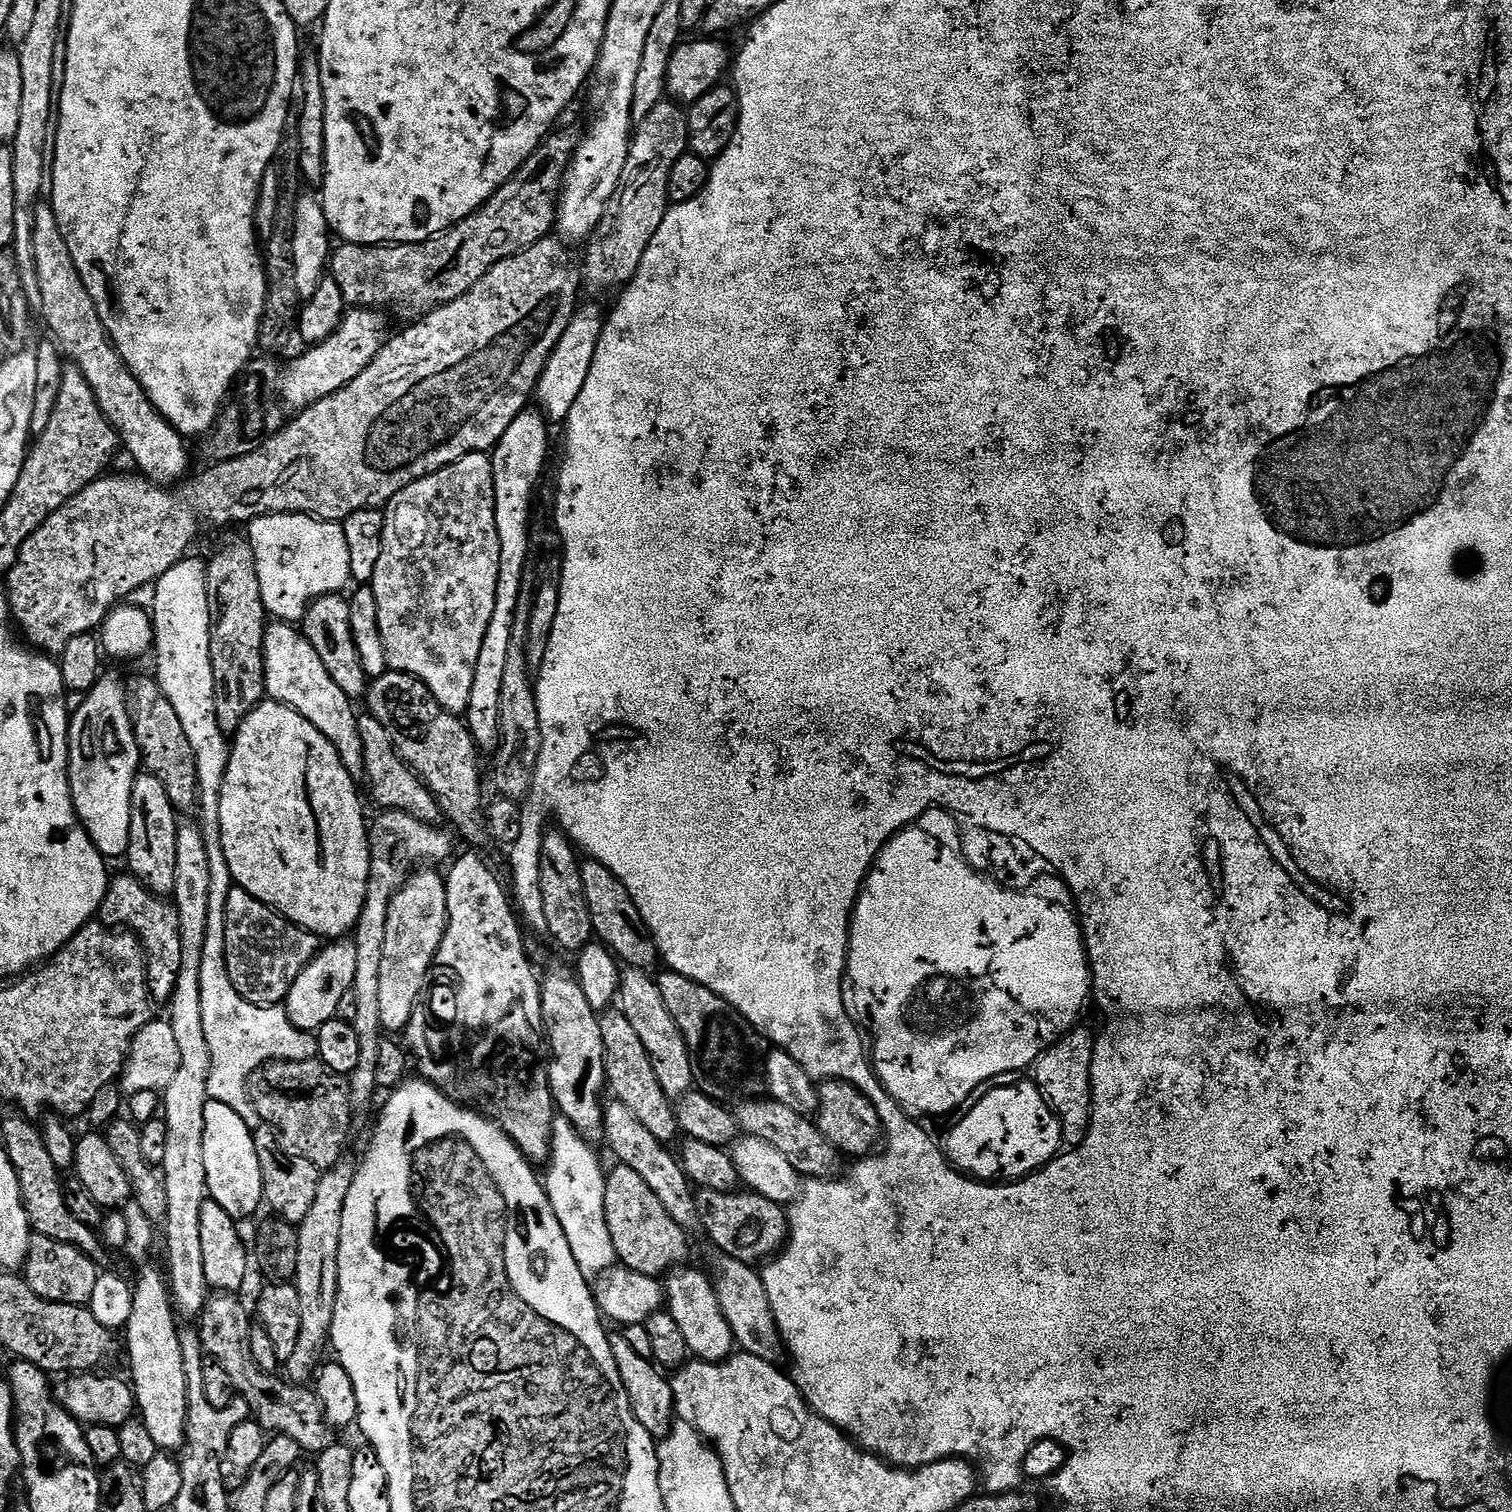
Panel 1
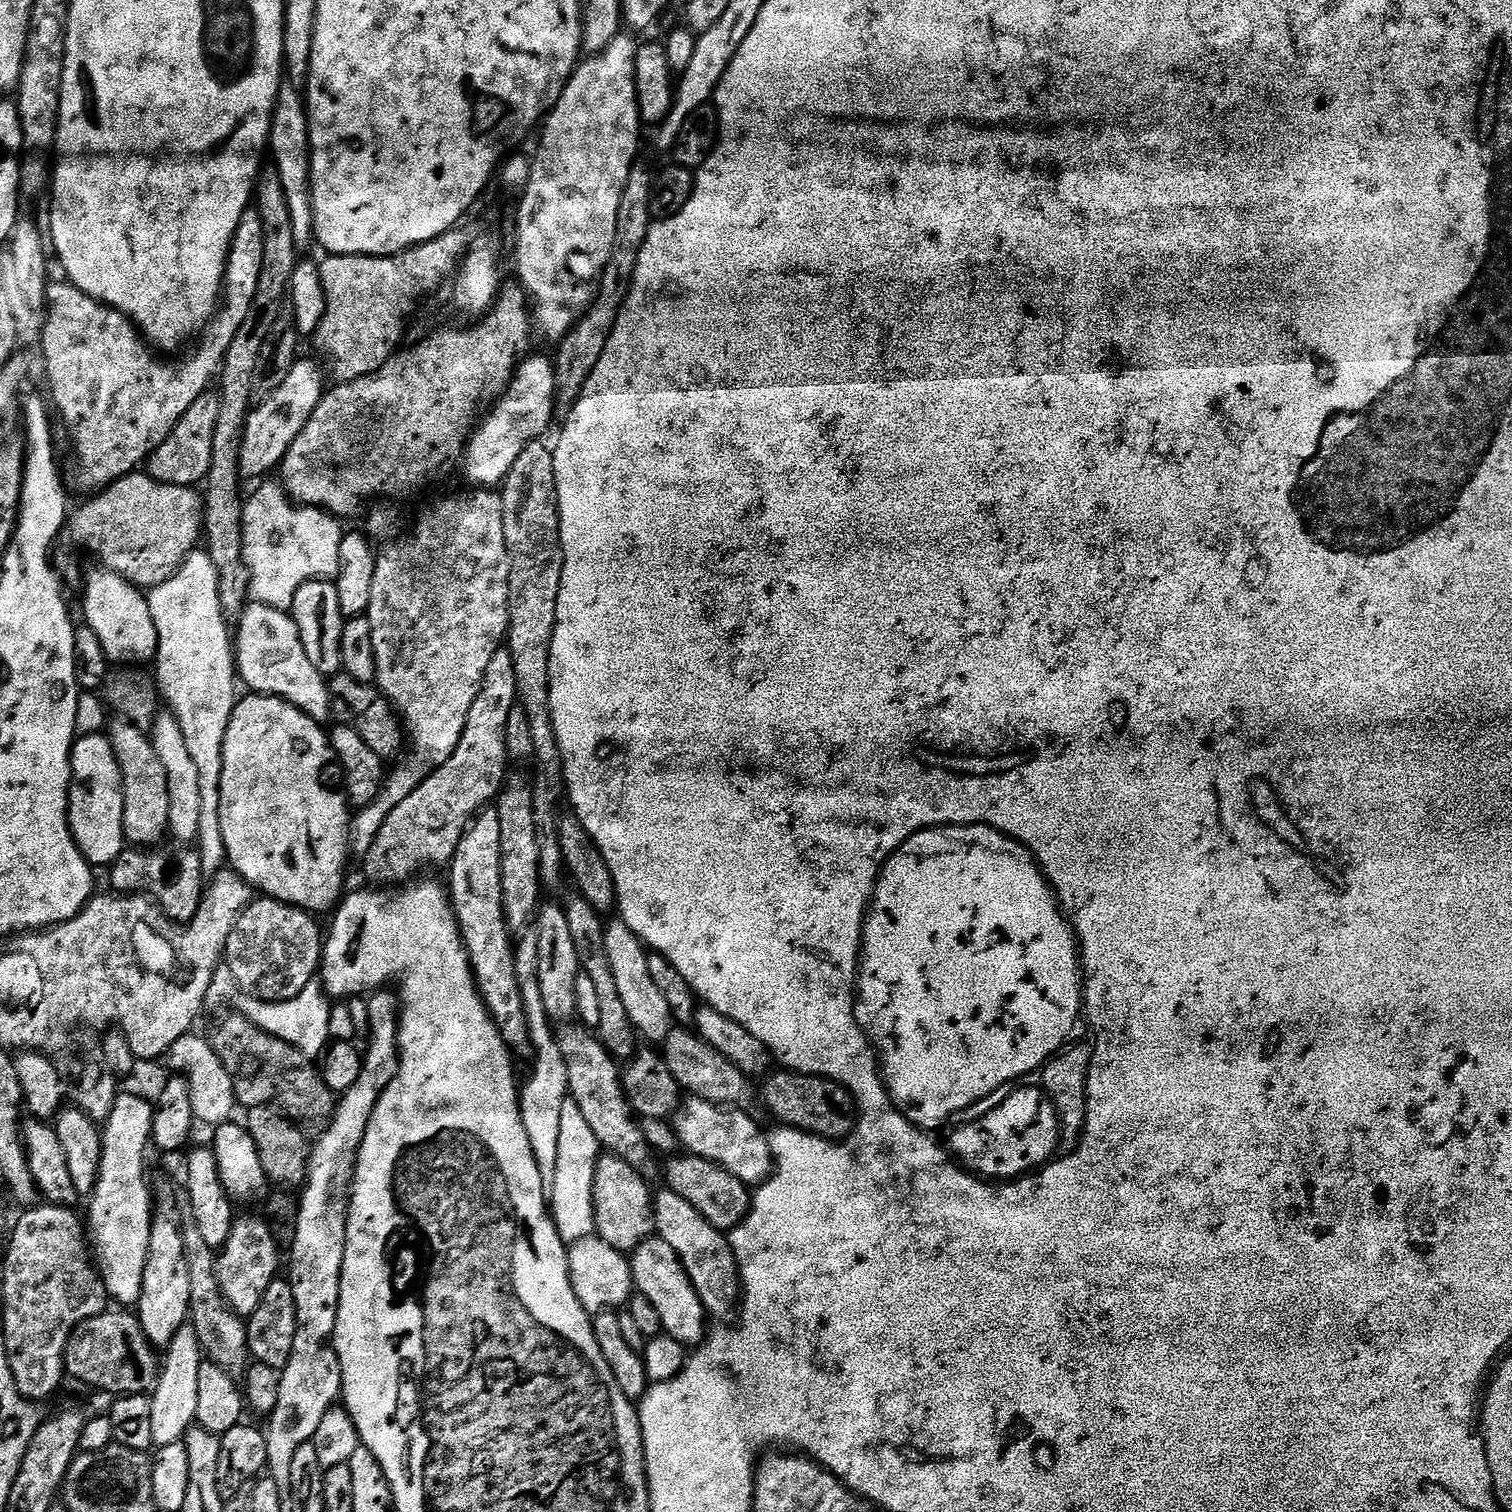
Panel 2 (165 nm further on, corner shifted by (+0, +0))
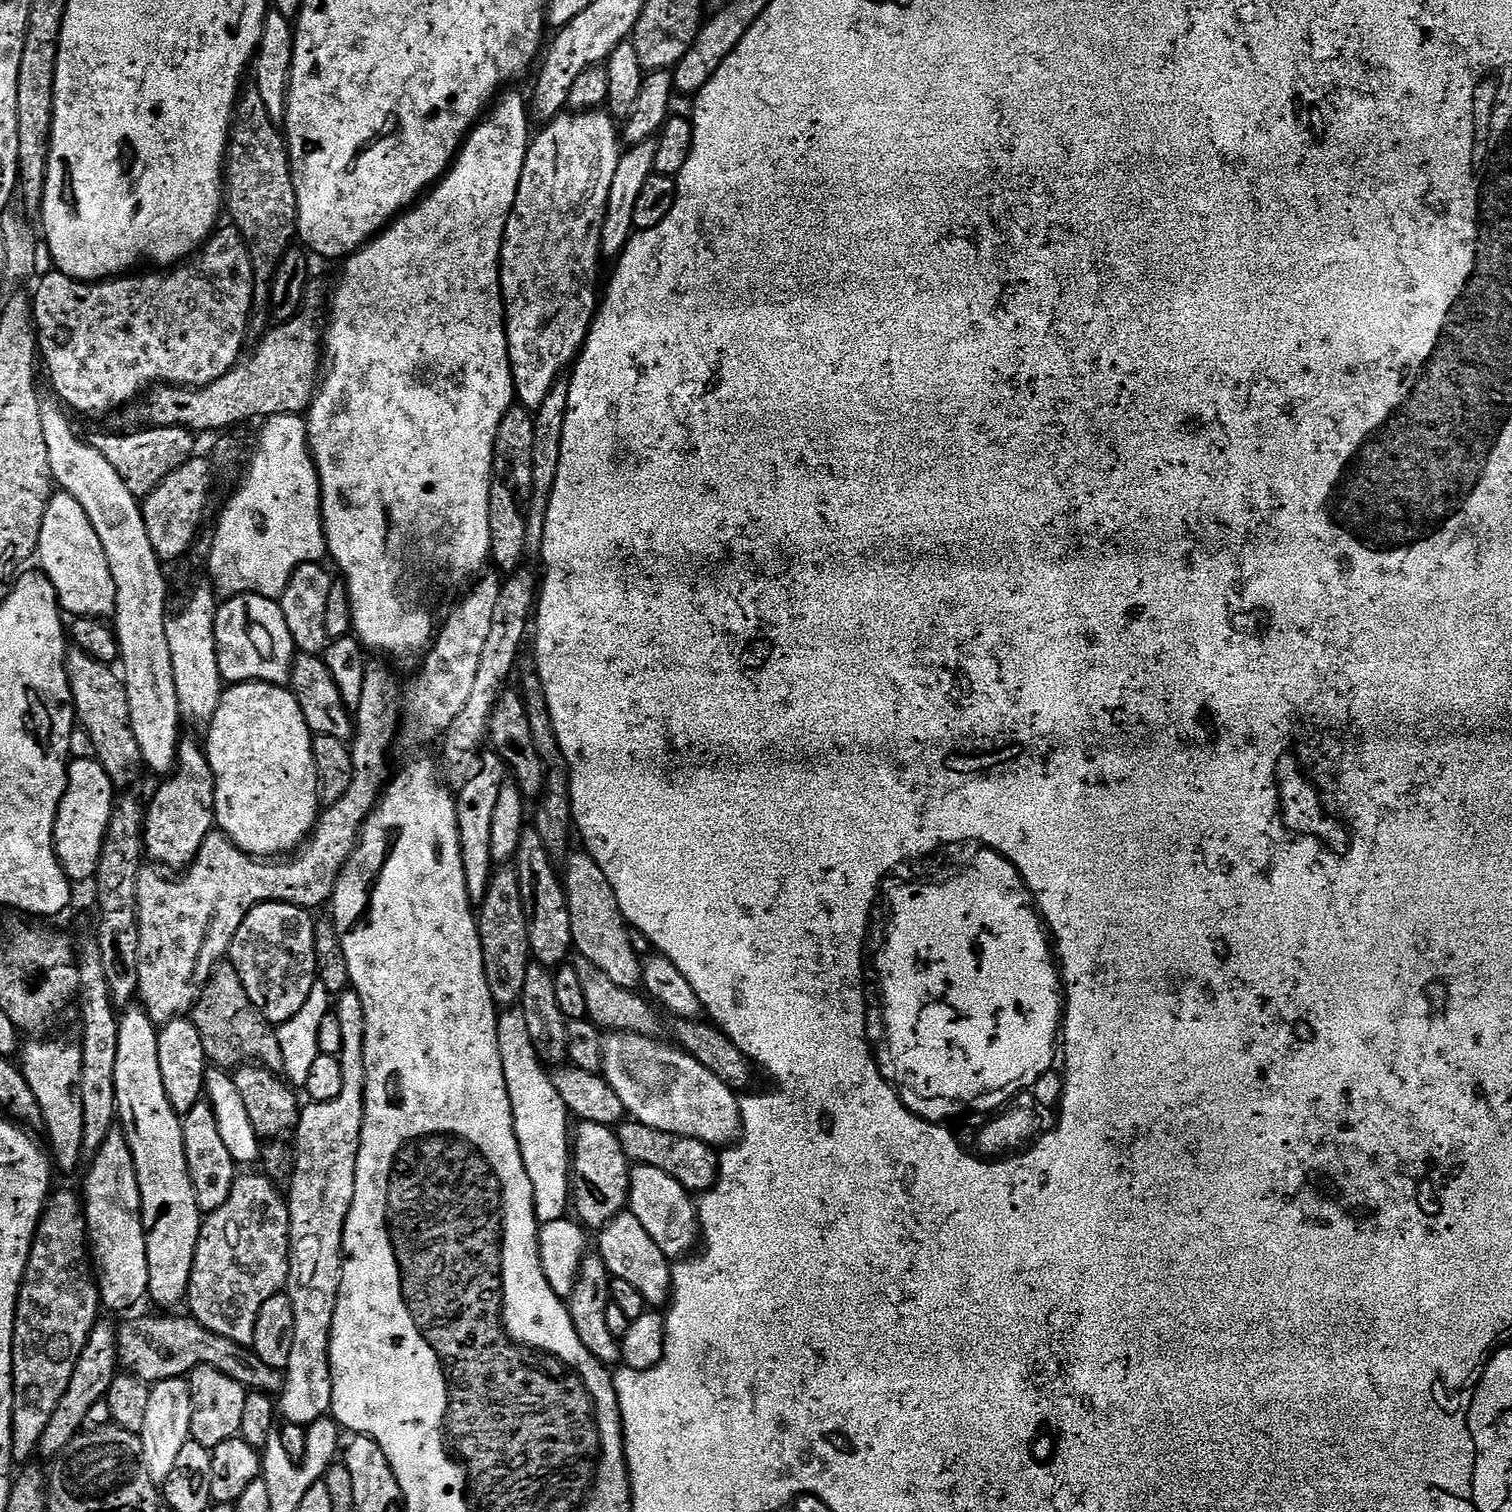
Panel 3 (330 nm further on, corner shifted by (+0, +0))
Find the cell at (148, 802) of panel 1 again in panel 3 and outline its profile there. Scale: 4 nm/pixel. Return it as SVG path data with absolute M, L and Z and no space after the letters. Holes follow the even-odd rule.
M73 647L68 653L68 681L72 691L72 705L76 708L76 719L79 727L85 728L90 734L96 759L117 789L131 789L128 787L139 778L140 772L145 771L145 767L138 750L138 738L134 738L130 702L126 698L123 679L115 667L98 662L81 648Z

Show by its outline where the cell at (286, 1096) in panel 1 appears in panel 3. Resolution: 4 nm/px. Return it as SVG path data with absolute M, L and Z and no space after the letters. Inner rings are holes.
M221 962L216 965L212 977L200 989L200 997L190 1013L190 1019L195 1024L198 1034L202 1034L202 1050L213 1065L225 1070L235 1070L245 1064L259 1064L274 1073L279 1073L283 1069L284 1058L277 1029L269 1024L250 1002L242 986L242 978L238 978L238 970L234 970L231 962Z

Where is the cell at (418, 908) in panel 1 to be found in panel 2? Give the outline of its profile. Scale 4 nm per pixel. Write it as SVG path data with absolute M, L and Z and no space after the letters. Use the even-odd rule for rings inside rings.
M395 991L376 992L367 997L368 1002L368 1049L362 1052L364 1065L358 1074L358 1082L339 1097L331 1120L327 1121L324 1133L310 1148L308 1179L299 1193L296 1233L290 1245L292 1251L292 1276L294 1306L298 1306L298 1330L294 1334L294 1350L290 1362L280 1374L278 1406L267 1417L266 1454L267 1475L278 1482L281 1497L291 1497L290 1465L300 1444L311 1441L323 1416L342 1396L340 1360L336 1357L334 1337L338 1302L340 1298L340 1275L346 1246L345 1213L336 1205L336 1188L349 1183L356 1167L356 1155L374 1114L380 1095L394 1082L400 1065L400 1008Z

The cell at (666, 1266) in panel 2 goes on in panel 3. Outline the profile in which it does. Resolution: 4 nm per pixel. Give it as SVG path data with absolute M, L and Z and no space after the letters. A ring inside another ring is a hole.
M630 1210L620 1212L609 1224L599 1229L598 1236L598 1255L604 1260L609 1277L630 1282L630 1286L636 1287L638 1294L642 1294L649 1309L663 1309L672 1298L672 1264L669 1256L658 1250L658 1242L654 1242L654 1238L642 1230L642 1222L638 1222L636 1215Z

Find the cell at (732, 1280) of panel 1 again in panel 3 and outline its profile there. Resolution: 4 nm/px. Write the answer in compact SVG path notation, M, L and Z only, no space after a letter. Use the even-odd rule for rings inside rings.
M636 1164L628 1181L628 1203L638 1222L642 1222L642 1230L658 1242L662 1254L680 1258L697 1247L702 1236L697 1201L693 1193L687 1192L670 1174L662 1174L662 1170L649 1164Z

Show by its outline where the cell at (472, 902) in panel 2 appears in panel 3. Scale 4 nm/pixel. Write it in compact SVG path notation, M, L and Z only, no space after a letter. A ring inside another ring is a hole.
M495 750L485 751L481 755L479 768L462 785L459 789L460 792L456 796L462 866L466 874L468 899L473 902L479 902L484 899L488 884L492 881L494 865L490 854L490 829L492 819L494 819L494 809L498 802L498 794L502 794L502 786L505 779L506 765L503 758Z

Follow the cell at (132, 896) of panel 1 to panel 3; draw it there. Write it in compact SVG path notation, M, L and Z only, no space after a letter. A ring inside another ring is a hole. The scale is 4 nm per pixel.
M188 734L181 735L175 769L165 780L168 781L146 804L144 851L153 865L165 864L168 868L184 870L195 860L202 842L206 842L216 828L216 779L205 745Z

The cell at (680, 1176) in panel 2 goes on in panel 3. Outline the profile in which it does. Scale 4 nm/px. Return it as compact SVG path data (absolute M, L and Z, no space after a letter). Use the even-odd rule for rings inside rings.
M634 1119L621 1123L618 1135L622 1142L622 1150L630 1162L649 1164L662 1170L662 1174L670 1174L687 1192L703 1194L710 1192L716 1185L716 1180L720 1176L720 1157L717 1149L711 1144L703 1144L694 1138L654 1130L654 1126L640 1124Z

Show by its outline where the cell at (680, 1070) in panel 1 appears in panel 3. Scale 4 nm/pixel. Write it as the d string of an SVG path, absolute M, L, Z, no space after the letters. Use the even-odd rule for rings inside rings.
M586 850L579 851L573 851L567 857L568 869L562 872L575 951L602 970L610 982L623 988L639 989L642 984L642 956L634 950L634 946L630 946L630 925L618 906L614 886L610 886L595 858Z

